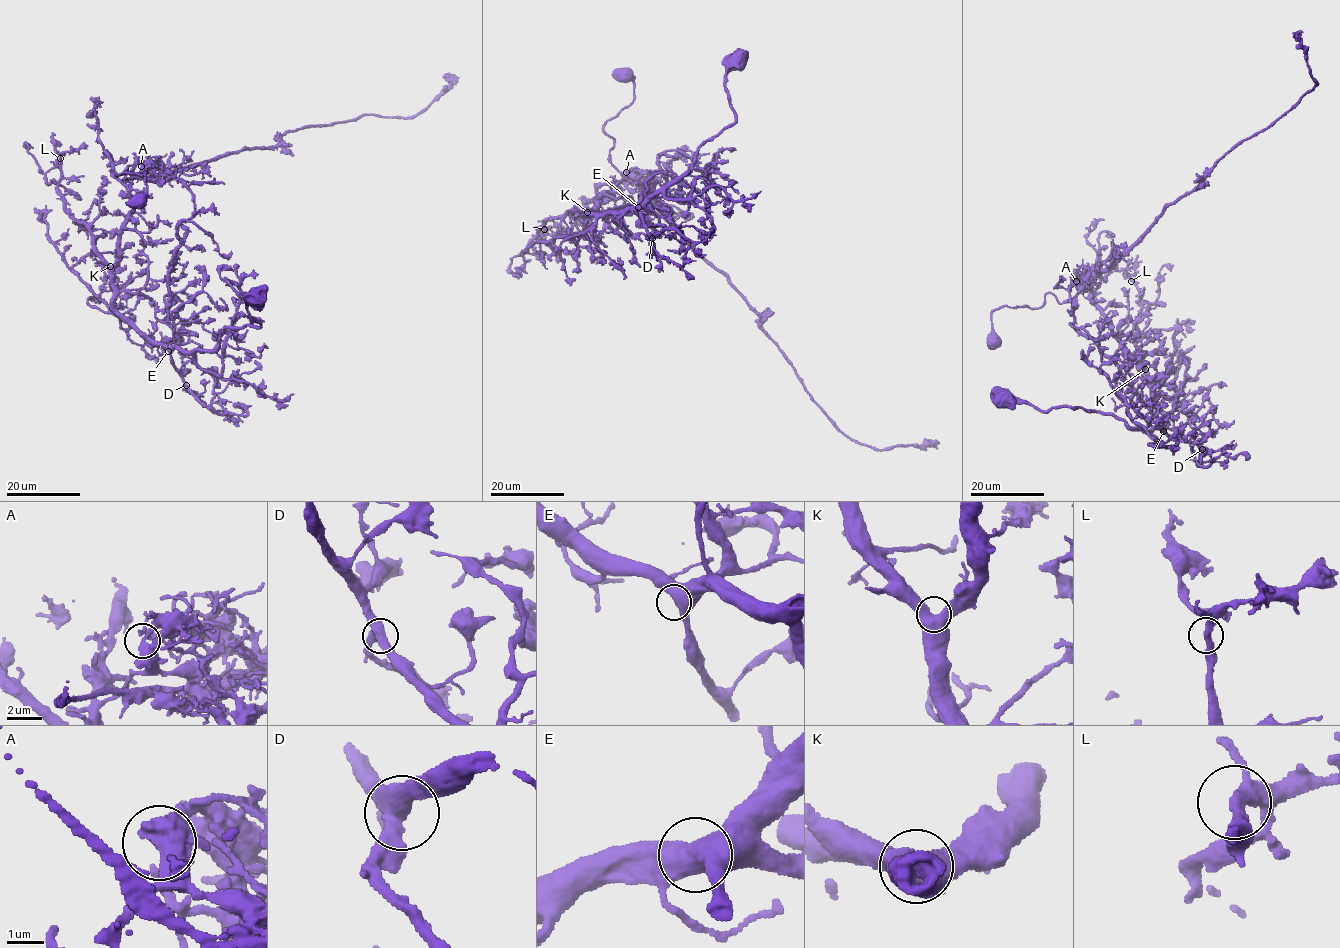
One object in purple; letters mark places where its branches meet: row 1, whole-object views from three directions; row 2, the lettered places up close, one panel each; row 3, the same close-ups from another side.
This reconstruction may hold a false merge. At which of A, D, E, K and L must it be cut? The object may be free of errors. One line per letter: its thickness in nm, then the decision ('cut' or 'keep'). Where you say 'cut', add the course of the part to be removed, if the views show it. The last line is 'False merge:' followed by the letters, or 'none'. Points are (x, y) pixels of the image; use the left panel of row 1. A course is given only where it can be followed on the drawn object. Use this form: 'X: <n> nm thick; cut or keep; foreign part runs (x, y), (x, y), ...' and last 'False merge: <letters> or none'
A: 280 nm thick; cut; foreign part runs (141, 166), (175, 173), (245, 148), (271, 148), (288, 132), (311, 125), (363, 115), (414, 117), (458, 77)
D: 460 nm thick; keep
E: 550 nm thick; keep
K: 550 nm thick; keep
L: 320 nm thick; keep
False merge: A

